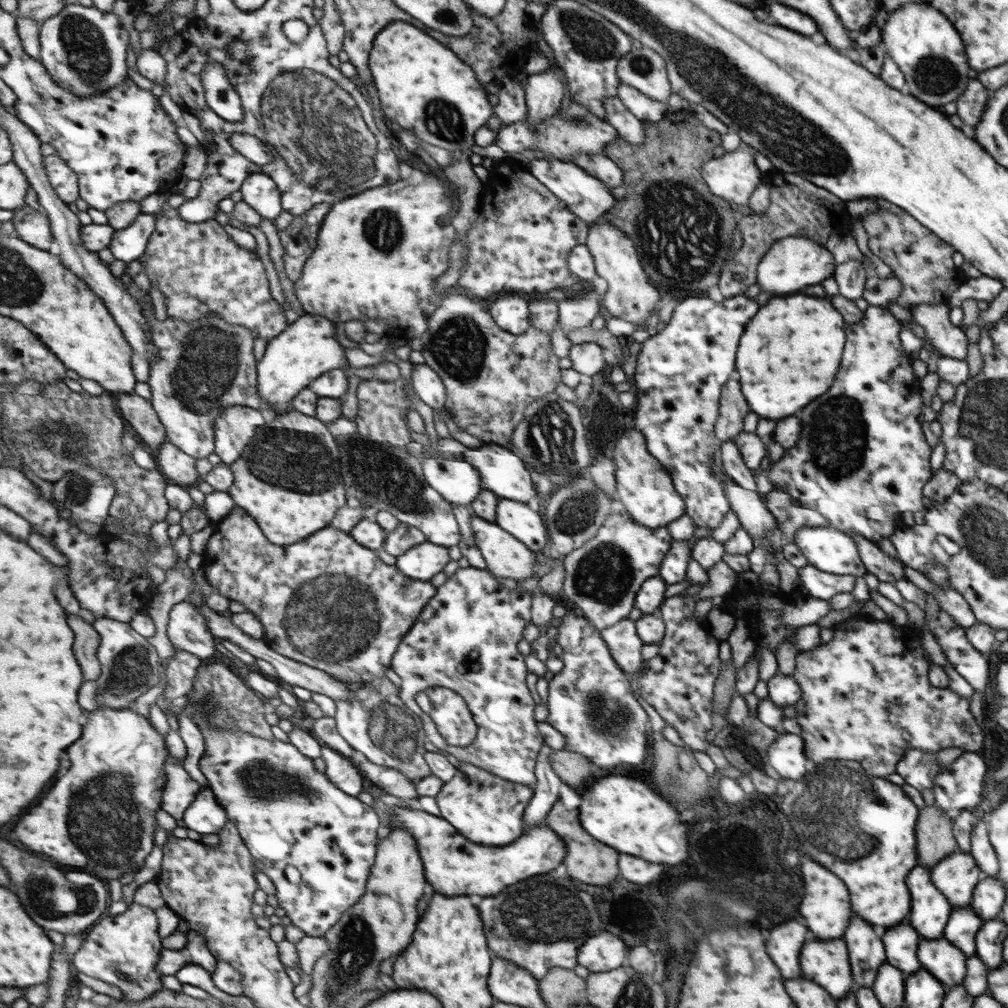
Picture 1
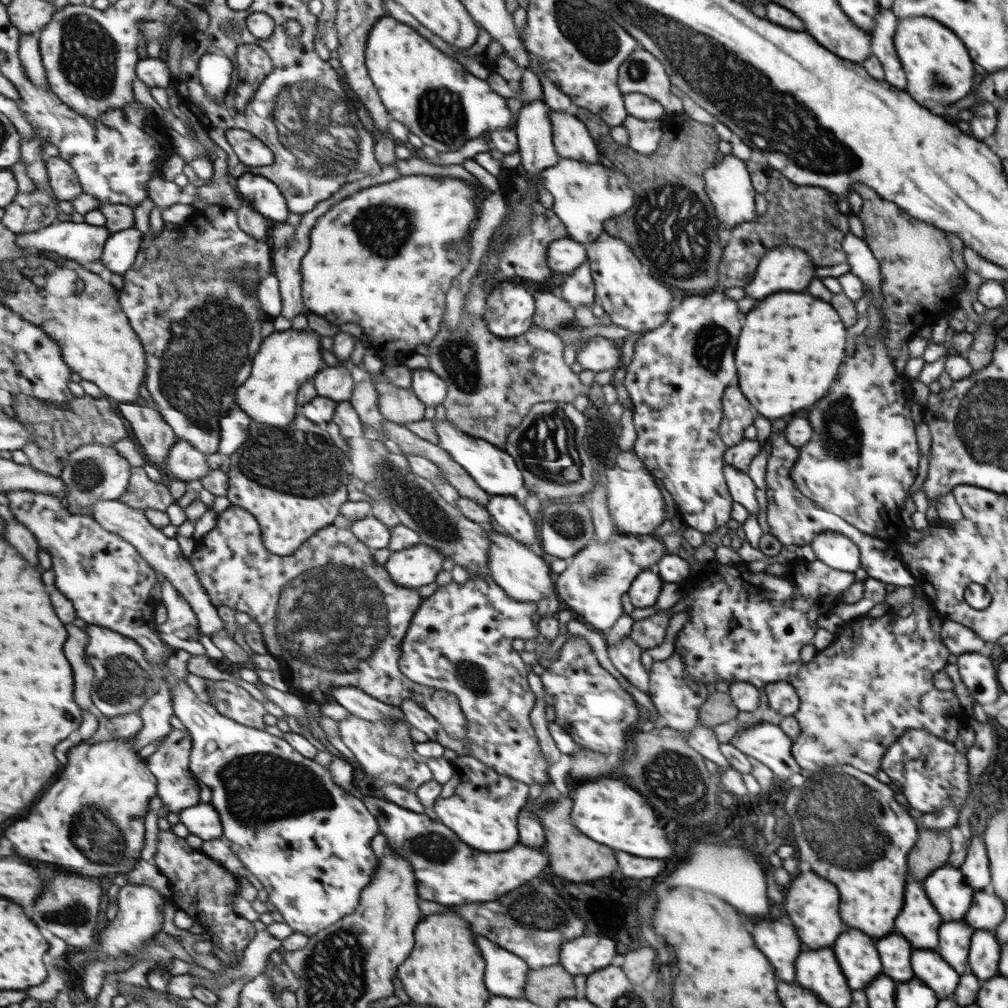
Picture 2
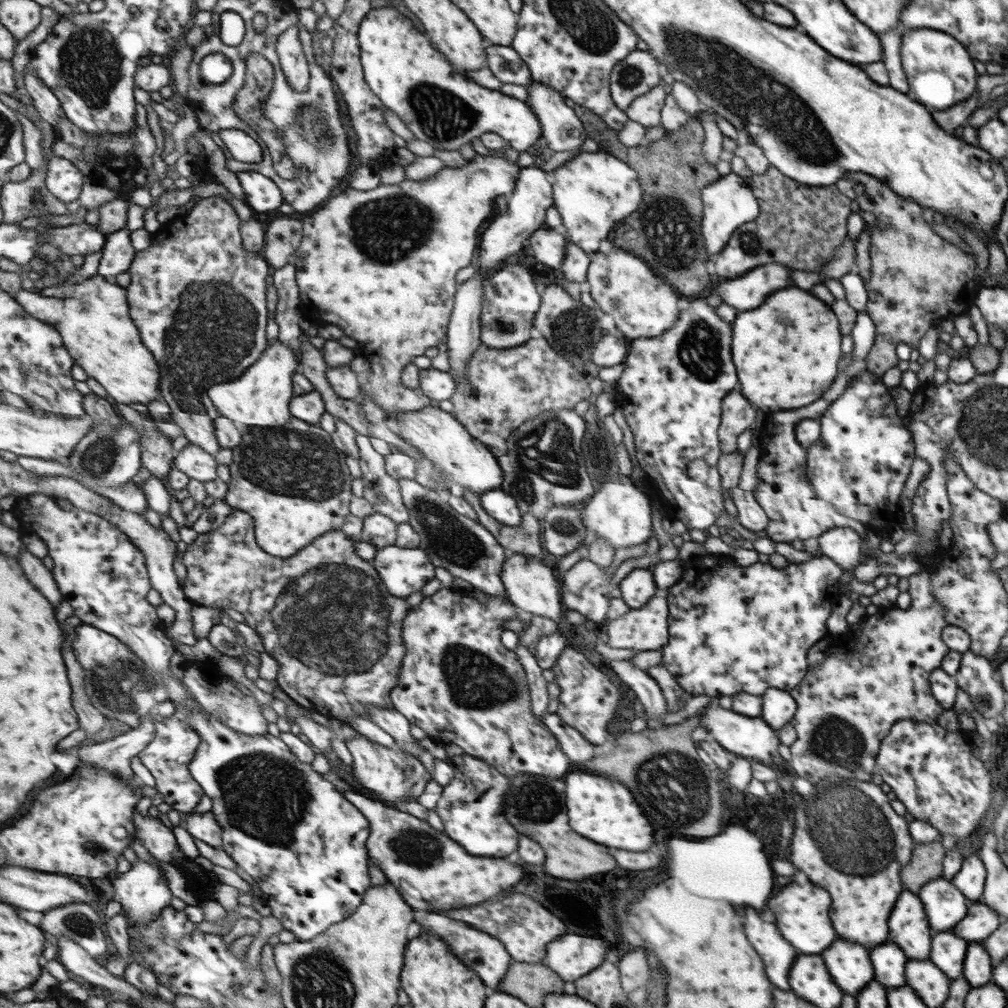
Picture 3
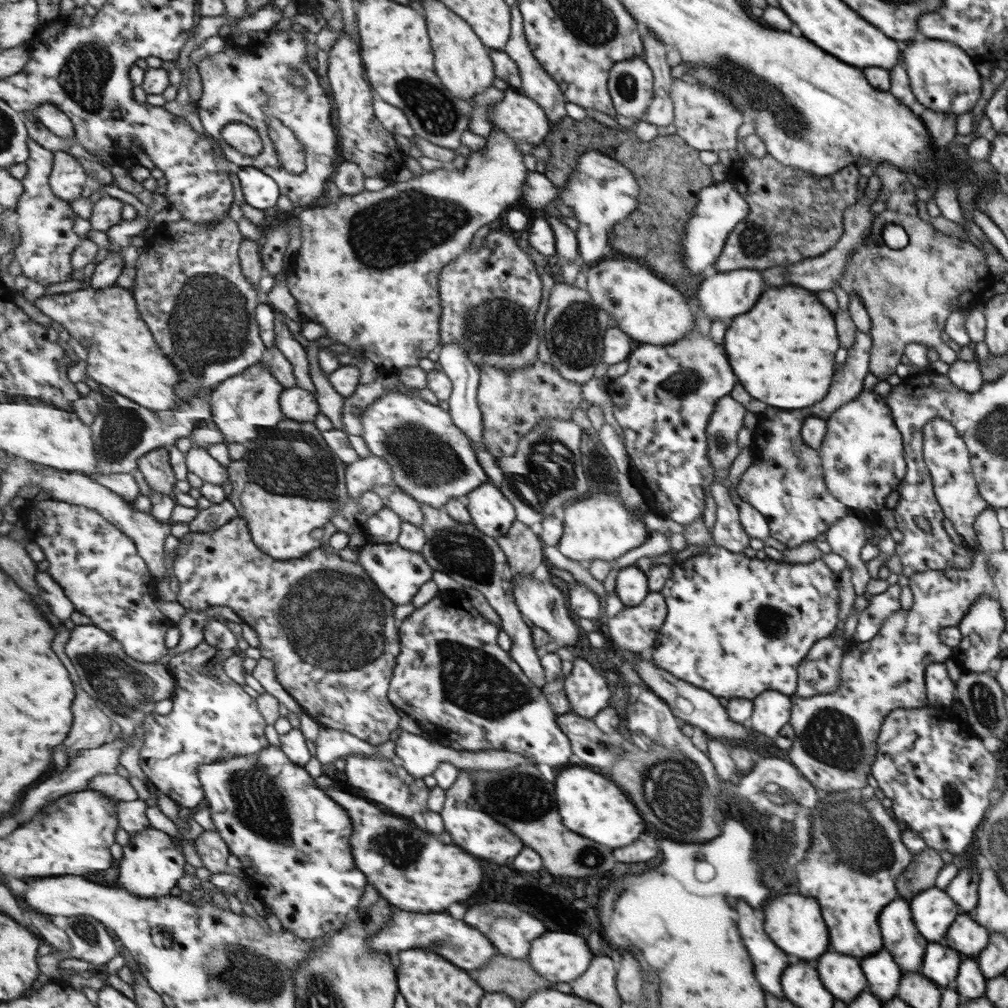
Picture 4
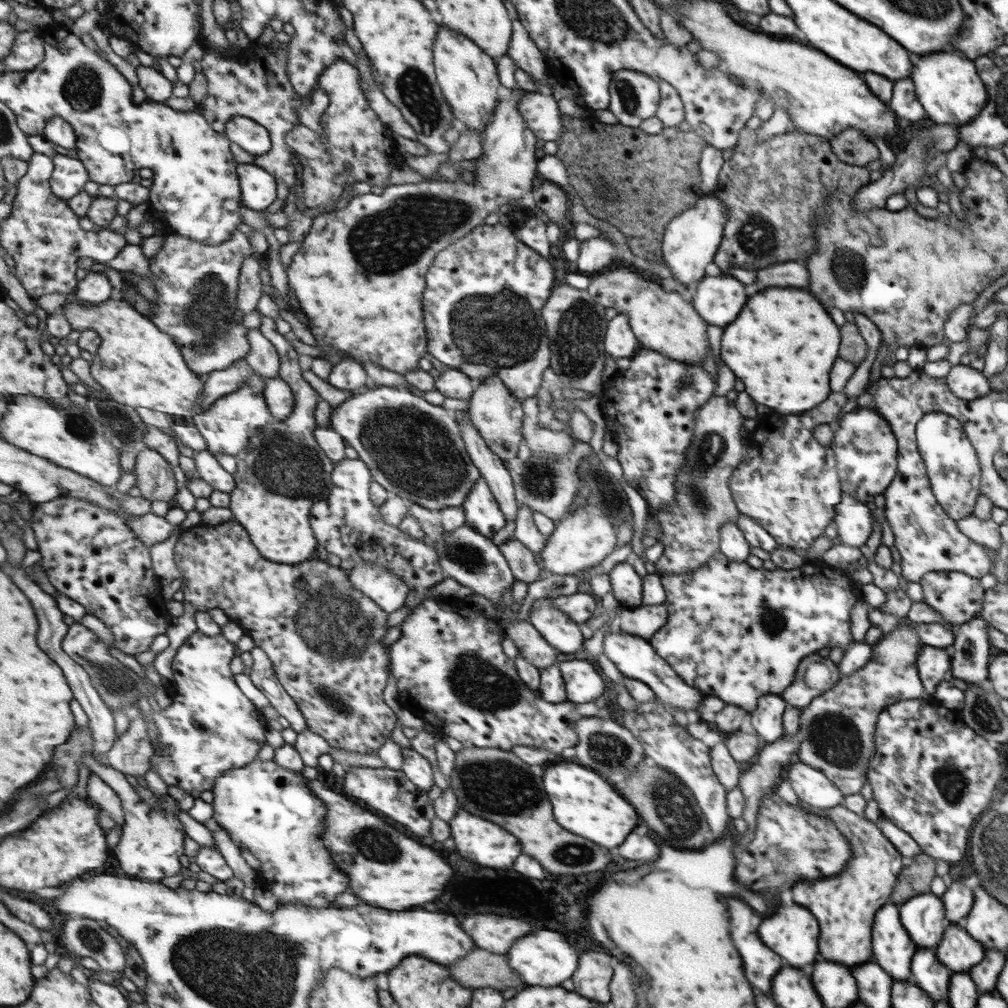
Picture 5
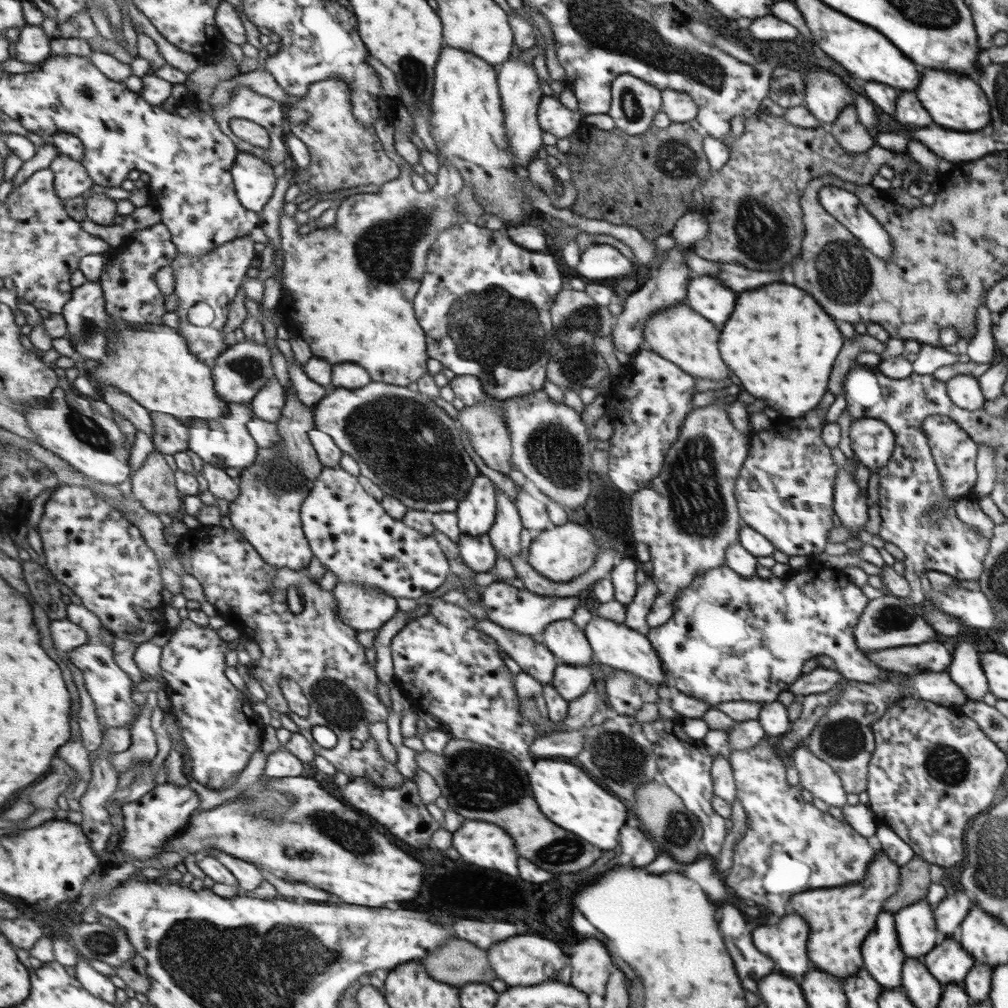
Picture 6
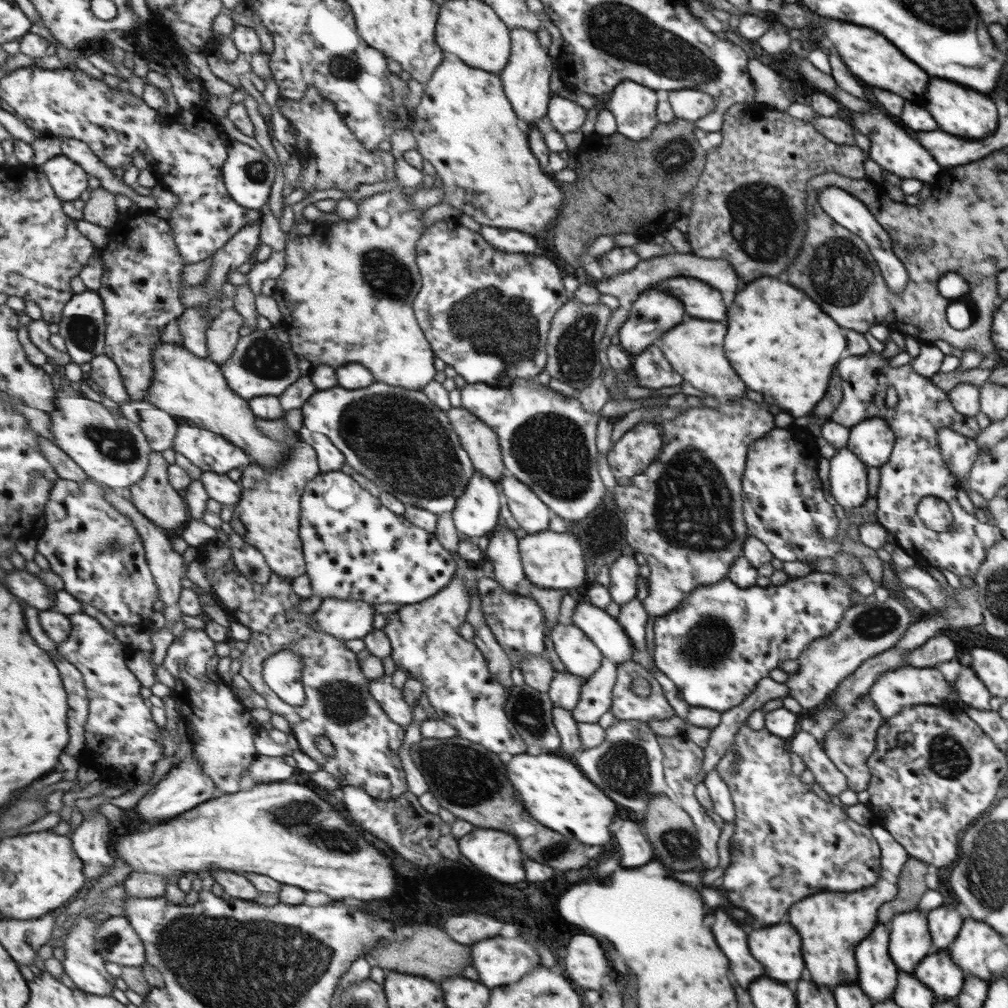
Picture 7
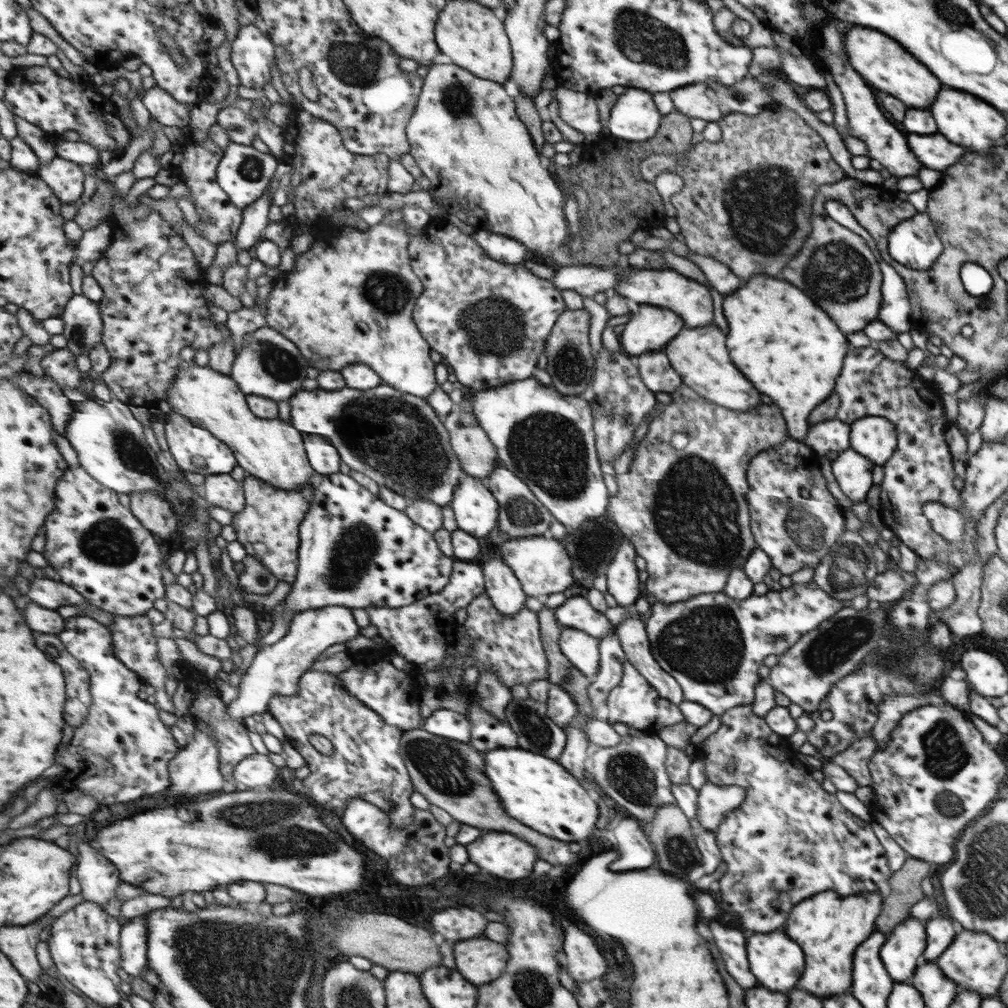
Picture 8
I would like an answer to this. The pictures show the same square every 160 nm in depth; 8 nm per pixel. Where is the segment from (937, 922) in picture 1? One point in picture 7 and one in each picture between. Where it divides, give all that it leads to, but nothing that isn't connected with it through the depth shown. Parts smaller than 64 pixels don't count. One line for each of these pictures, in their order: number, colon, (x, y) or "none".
2: (919, 924)
3: (908, 928)
4: (899, 936)
5: (892, 949)
6: (883, 959)
7: (877, 975)

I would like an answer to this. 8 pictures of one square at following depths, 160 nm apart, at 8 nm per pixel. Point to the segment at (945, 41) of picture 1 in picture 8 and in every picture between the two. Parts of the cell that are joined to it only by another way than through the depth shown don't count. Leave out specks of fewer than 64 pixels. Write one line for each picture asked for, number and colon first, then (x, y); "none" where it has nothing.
2: (938, 70)
3: (940, 74)
4: (942, 75)
5: (943, 79)
6: (954, 101)
7: (960, 111)
8: (967, 121)

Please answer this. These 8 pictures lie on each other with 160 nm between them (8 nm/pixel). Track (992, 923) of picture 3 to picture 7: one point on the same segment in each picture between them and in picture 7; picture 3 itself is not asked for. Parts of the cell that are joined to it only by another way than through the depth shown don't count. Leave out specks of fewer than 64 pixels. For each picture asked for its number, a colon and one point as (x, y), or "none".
4: (967, 937)
5: (958, 952)
6: (948, 963)
7: (939, 972)

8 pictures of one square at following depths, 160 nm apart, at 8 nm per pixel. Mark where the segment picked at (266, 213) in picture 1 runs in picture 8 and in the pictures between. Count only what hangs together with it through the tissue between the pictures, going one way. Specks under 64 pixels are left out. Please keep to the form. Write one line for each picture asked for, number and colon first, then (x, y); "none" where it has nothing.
2: (260, 193)
3: (262, 194)
4: (260, 190)
5: (259, 189)
6: (255, 182)
7: (249, 175)
8: (245, 173)

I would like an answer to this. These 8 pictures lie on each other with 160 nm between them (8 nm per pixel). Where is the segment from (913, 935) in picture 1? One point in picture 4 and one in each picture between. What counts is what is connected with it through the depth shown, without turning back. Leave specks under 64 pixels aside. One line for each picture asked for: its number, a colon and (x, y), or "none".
2: (895, 952)
3: (890, 964)
4: (883, 974)

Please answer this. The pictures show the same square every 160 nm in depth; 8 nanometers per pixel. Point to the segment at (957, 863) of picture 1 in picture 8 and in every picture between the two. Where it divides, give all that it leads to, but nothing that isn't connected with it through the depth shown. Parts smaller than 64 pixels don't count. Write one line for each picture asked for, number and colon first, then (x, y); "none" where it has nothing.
2: (947, 887)
3: (945, 903)
4: (934, 910)
5: (924, 918)
6: (916, 925)
7: (910, 943)
8: (904, 944)

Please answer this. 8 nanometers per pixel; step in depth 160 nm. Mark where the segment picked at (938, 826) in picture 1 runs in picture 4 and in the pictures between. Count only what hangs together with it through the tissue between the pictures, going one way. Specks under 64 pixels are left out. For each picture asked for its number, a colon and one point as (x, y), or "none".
2: (931, 850)
3: (925, 865)
4: (920, 874)

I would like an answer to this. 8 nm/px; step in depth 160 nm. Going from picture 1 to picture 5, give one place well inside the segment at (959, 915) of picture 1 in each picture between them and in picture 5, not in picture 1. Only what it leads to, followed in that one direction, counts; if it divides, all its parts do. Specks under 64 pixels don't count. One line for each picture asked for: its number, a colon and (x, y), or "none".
2: (954, 936)
3: (948, 952)
4: (940, 963)
5: (928, 973)

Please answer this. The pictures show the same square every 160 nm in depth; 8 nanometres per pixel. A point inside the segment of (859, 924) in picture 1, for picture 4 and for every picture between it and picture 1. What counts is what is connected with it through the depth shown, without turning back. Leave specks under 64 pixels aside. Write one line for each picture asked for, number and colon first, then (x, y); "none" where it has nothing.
2: (859, 960)
3: (852, 968)
4: (843, 978)

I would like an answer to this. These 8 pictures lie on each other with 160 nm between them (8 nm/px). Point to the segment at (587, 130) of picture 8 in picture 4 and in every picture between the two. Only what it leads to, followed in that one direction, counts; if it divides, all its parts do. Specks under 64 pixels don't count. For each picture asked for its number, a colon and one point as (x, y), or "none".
4: (518, 114)
5: (539, 109)
6: (556, 119)
7: (564, 116)

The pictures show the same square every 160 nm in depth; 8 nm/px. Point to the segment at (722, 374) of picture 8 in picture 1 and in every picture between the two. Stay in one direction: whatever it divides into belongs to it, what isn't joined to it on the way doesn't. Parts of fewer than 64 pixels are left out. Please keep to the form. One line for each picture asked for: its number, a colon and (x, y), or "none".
1: (614, 259)
2: (631, 300)
3: (640, 304)
4: (649, 311)
5: (661, 321)
6: (679, 334)
7: (693, 348)

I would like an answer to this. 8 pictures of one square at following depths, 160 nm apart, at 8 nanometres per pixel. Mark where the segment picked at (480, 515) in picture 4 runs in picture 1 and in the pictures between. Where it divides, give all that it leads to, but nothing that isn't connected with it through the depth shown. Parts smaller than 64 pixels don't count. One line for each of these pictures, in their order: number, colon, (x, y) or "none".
1: (521, 519)
2: (512, 515)
3: (502, 506)

